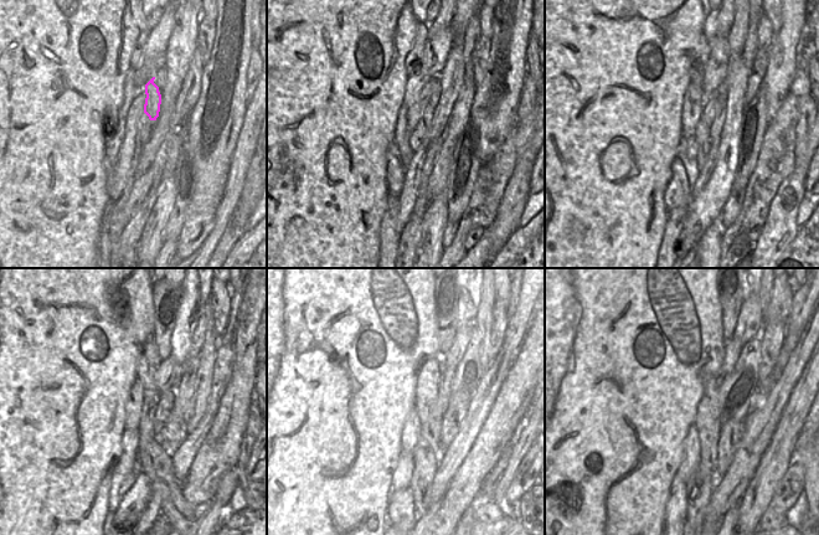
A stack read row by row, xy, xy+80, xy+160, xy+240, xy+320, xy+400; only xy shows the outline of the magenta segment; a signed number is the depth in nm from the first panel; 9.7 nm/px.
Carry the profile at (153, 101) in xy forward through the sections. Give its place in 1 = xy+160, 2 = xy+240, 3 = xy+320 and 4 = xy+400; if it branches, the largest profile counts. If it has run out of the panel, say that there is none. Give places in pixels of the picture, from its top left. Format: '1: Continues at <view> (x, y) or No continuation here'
1: Continues at xy+160 (702, 128)
2: Continues at xy+240 (147, 442)
3: Continues at xy+320 (425, 459)
4: Continues at xy+400 (698, 498)

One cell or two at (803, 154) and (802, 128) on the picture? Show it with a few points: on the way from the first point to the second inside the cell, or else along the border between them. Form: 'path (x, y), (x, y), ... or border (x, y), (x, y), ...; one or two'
border (805, 134), (798, 143); two

